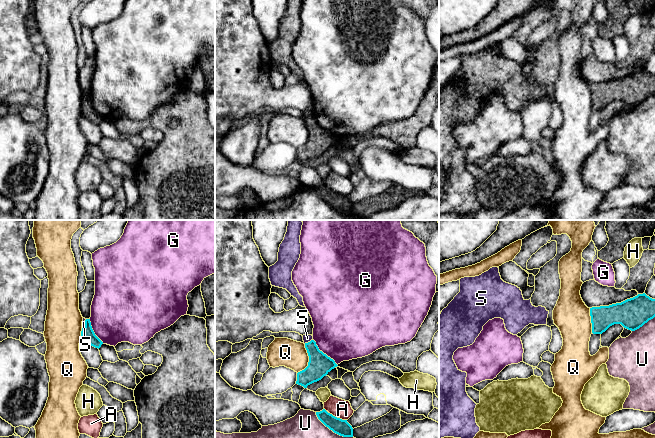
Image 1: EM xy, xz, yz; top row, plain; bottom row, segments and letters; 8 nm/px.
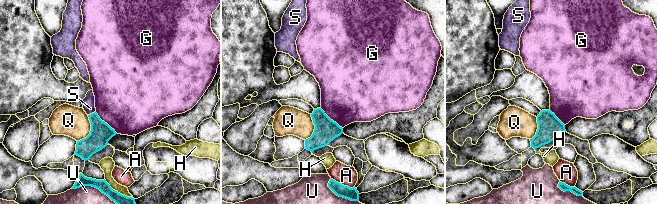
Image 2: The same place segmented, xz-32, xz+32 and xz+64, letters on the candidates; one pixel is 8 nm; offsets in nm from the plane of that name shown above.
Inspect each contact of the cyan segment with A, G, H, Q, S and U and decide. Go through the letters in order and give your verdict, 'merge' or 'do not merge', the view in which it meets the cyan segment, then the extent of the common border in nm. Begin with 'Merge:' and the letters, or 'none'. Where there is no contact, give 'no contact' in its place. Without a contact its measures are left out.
Merge: none
A: do not merge; contact in xz; length 160 nm
G: do not merge; contact in xz; length 300 nm
H: do not merge; contact in xz; length 30 nm
Q: do not merge; contact in xz; length 240 nm
S: do not merge; contact in xz; length 80 nm
U: do not merge; contact in yz; length 220 nm

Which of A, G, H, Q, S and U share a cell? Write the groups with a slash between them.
A / G / H / Q / S / U

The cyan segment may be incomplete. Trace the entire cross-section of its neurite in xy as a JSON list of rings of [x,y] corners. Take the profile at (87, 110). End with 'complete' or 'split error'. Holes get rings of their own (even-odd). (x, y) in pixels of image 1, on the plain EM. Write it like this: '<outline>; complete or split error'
[[[90,95],[85,96],[85,103],[82,104],[81,114],[95,124],[100,124],[103,118],[95,111]]]; complete

